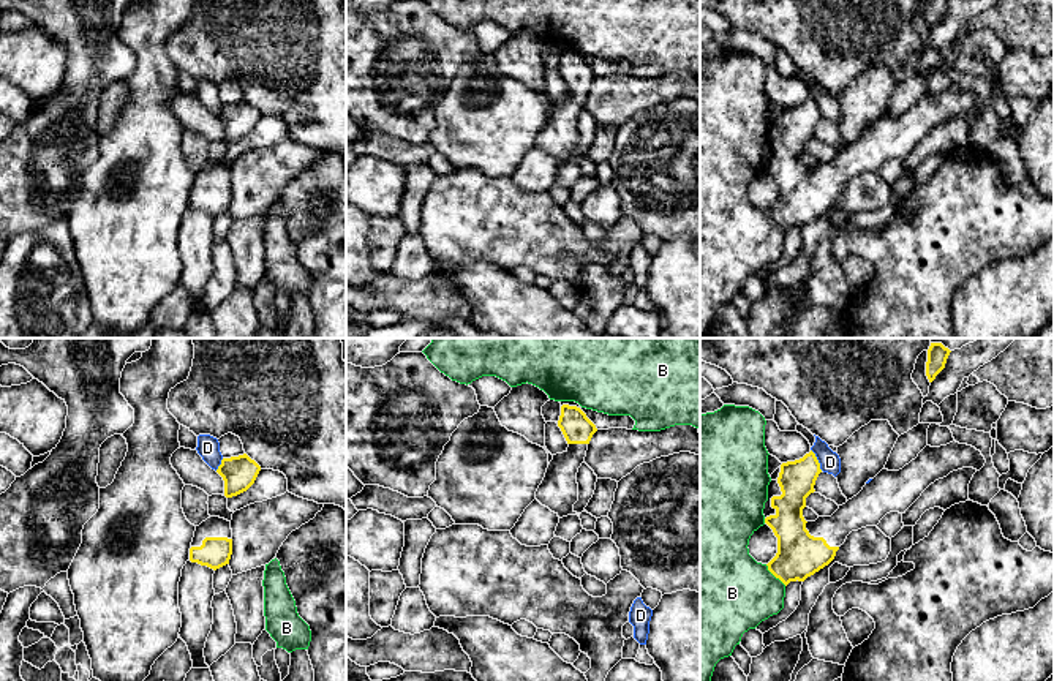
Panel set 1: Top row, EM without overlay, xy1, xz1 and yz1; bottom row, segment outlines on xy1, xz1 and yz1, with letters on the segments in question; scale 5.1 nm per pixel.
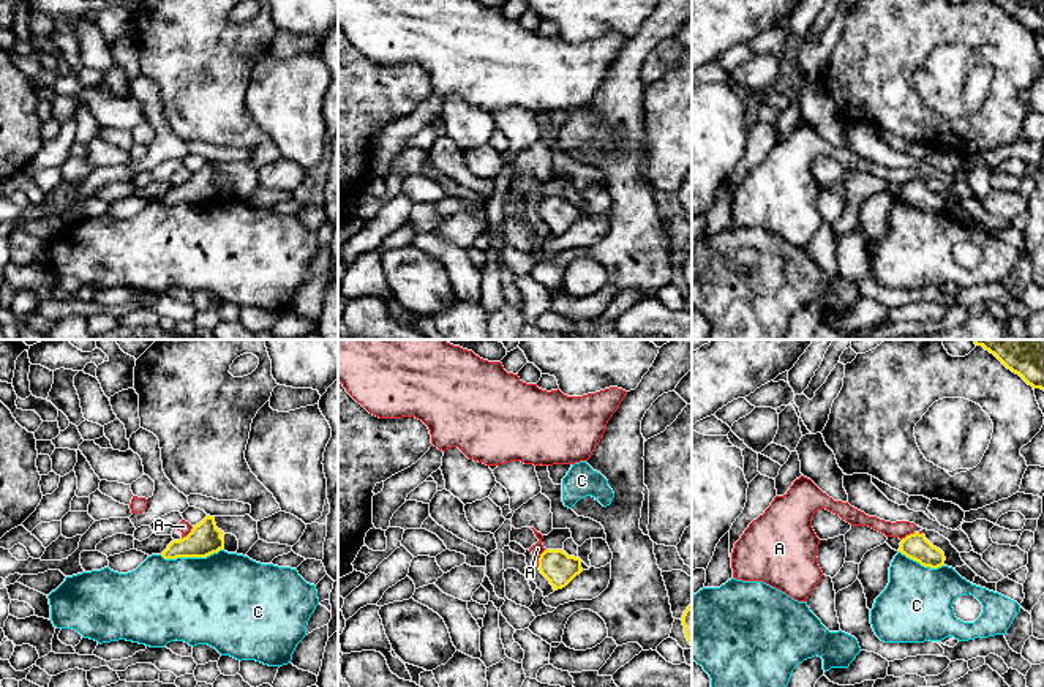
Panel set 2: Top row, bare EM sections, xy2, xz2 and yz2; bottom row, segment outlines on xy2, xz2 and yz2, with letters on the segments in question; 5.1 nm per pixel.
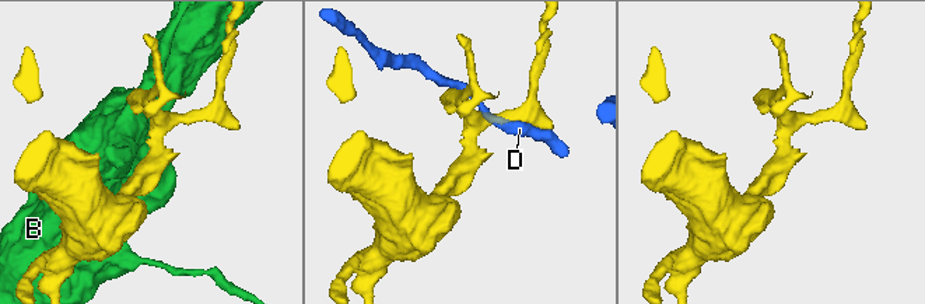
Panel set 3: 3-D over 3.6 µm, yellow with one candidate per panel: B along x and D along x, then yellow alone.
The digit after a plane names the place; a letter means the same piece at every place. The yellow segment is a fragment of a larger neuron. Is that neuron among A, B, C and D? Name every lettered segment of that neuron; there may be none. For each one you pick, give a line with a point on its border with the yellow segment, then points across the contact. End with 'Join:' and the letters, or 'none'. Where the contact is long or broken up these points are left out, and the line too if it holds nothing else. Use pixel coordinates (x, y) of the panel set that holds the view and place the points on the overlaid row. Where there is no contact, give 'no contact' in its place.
Join: none

